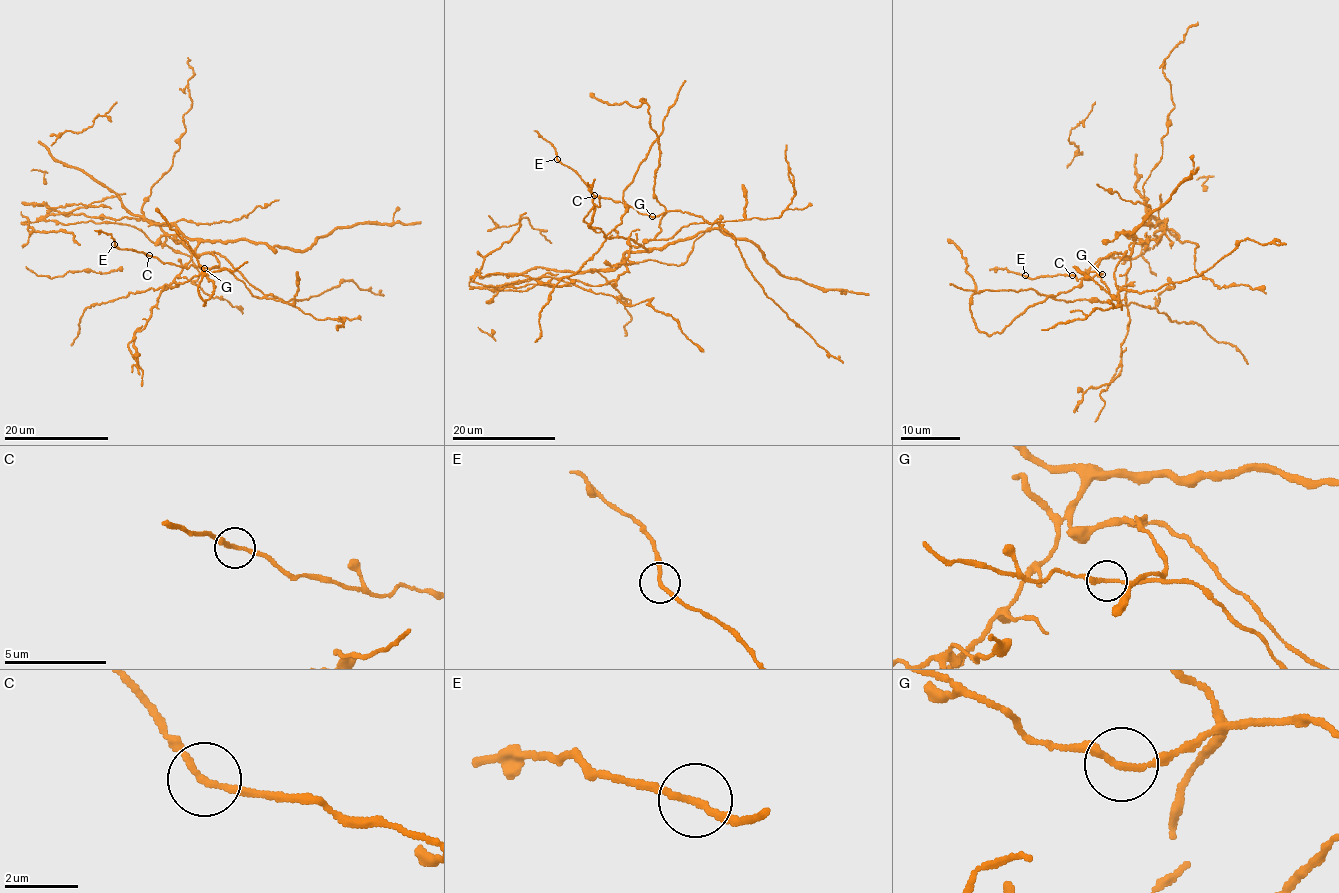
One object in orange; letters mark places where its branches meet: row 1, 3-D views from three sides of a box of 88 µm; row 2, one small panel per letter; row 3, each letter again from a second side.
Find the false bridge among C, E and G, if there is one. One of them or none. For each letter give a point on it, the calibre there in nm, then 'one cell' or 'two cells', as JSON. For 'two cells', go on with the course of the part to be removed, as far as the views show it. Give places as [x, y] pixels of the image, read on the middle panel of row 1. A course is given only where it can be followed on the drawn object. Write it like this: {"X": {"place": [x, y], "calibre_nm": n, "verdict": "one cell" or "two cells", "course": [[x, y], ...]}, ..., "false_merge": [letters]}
{"C": {"place": [594, 195], "calibre_nm": 160, "verdict": "one cell"}, "E": {"place": [557, 159], "calibre_nm": 180, "verdict": "one cell"}, "G": {"place": [652, 216], "calibre_nm": 190, "verdict": "two cells", "course": [[652, 217], [666, 212], [615, 280], [493, 287], [544, 276], [625, 305], [653, 297], [703, 351]]}, "false_merge": ["G"]}

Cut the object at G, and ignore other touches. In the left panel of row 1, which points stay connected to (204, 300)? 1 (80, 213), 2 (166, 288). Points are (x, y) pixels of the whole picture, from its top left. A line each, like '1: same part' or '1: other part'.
1: same part
2: same part

